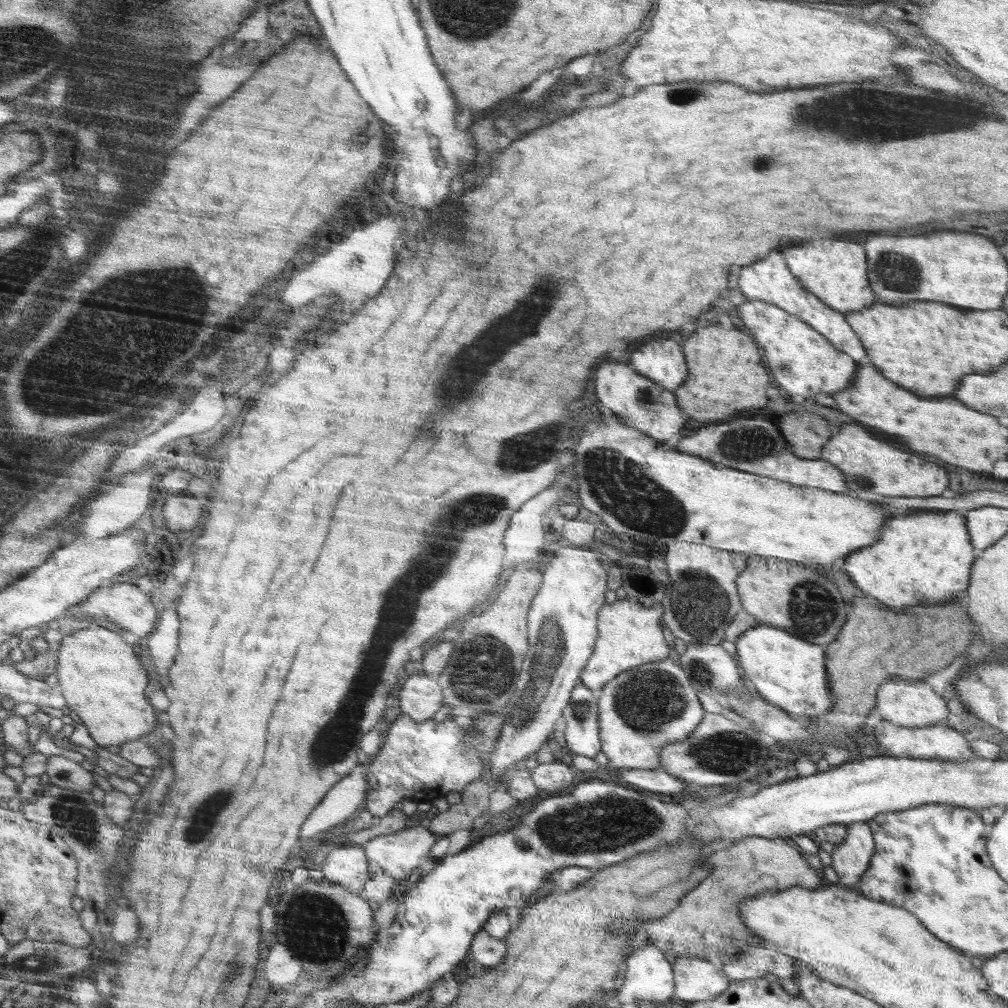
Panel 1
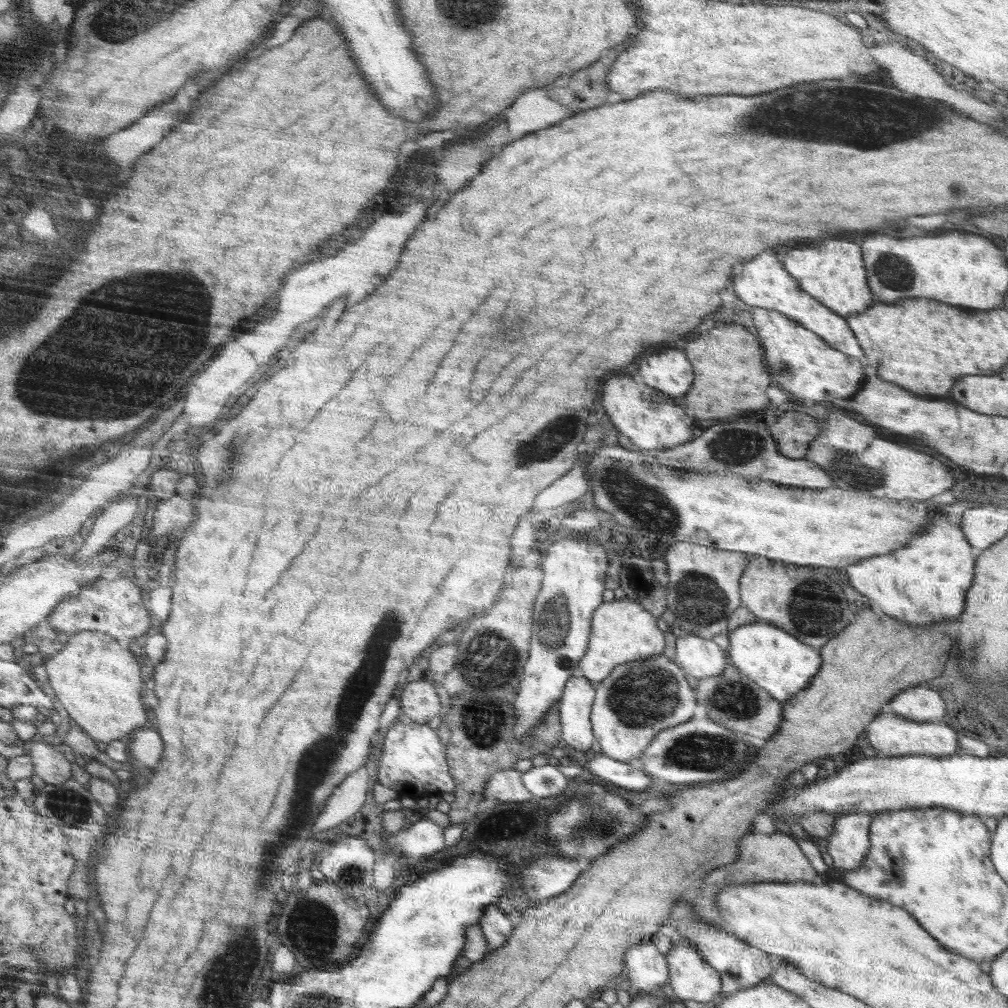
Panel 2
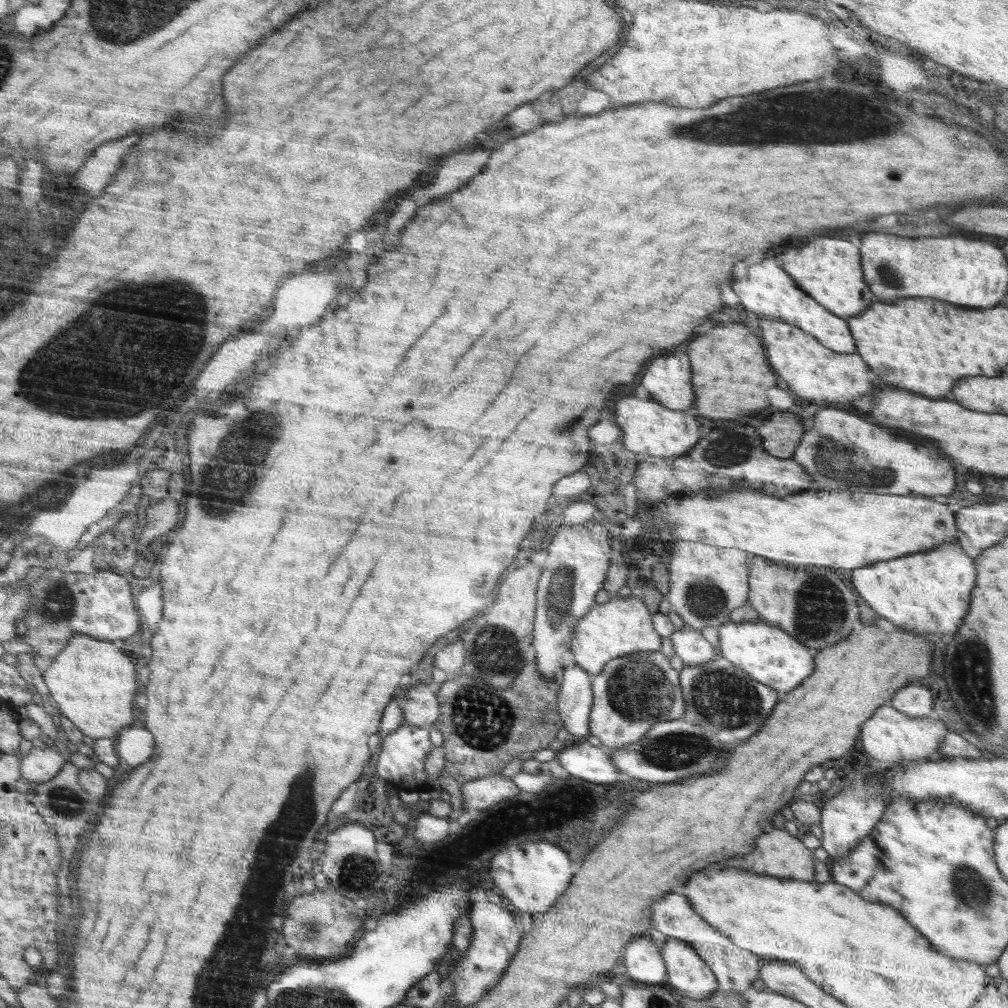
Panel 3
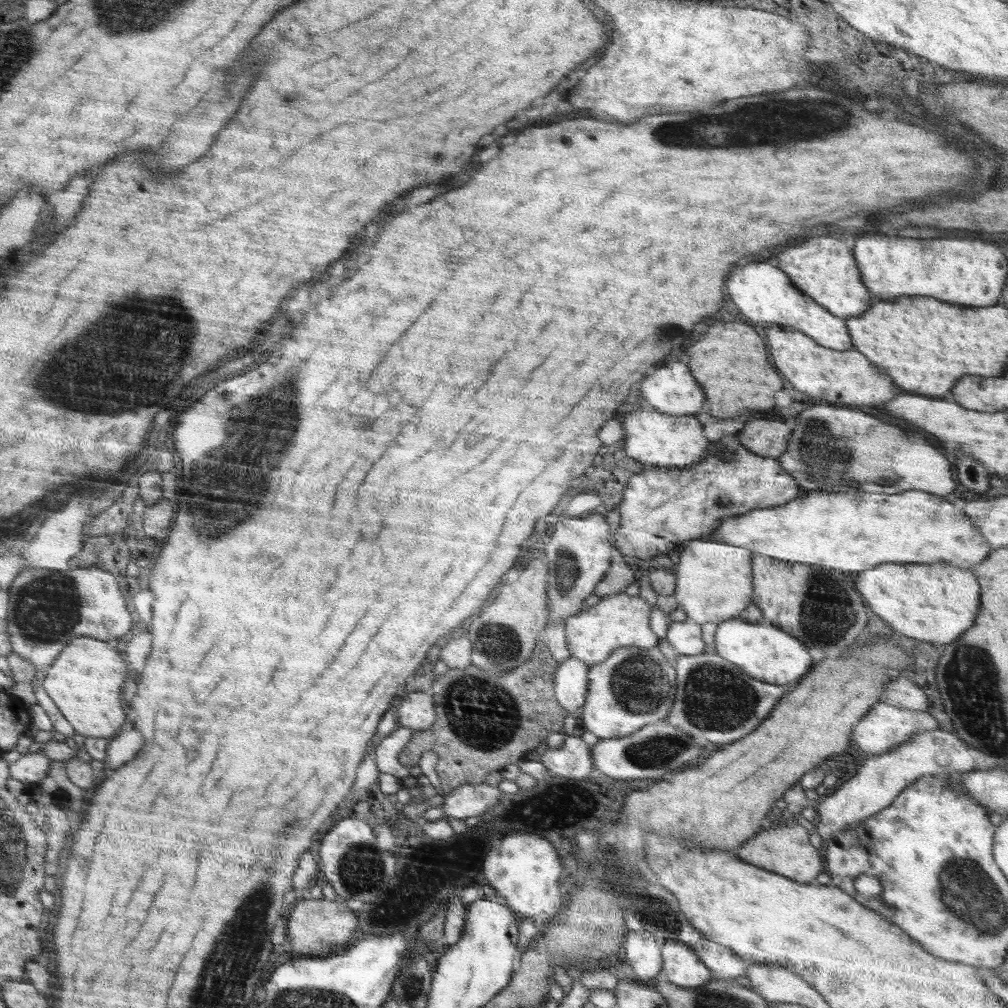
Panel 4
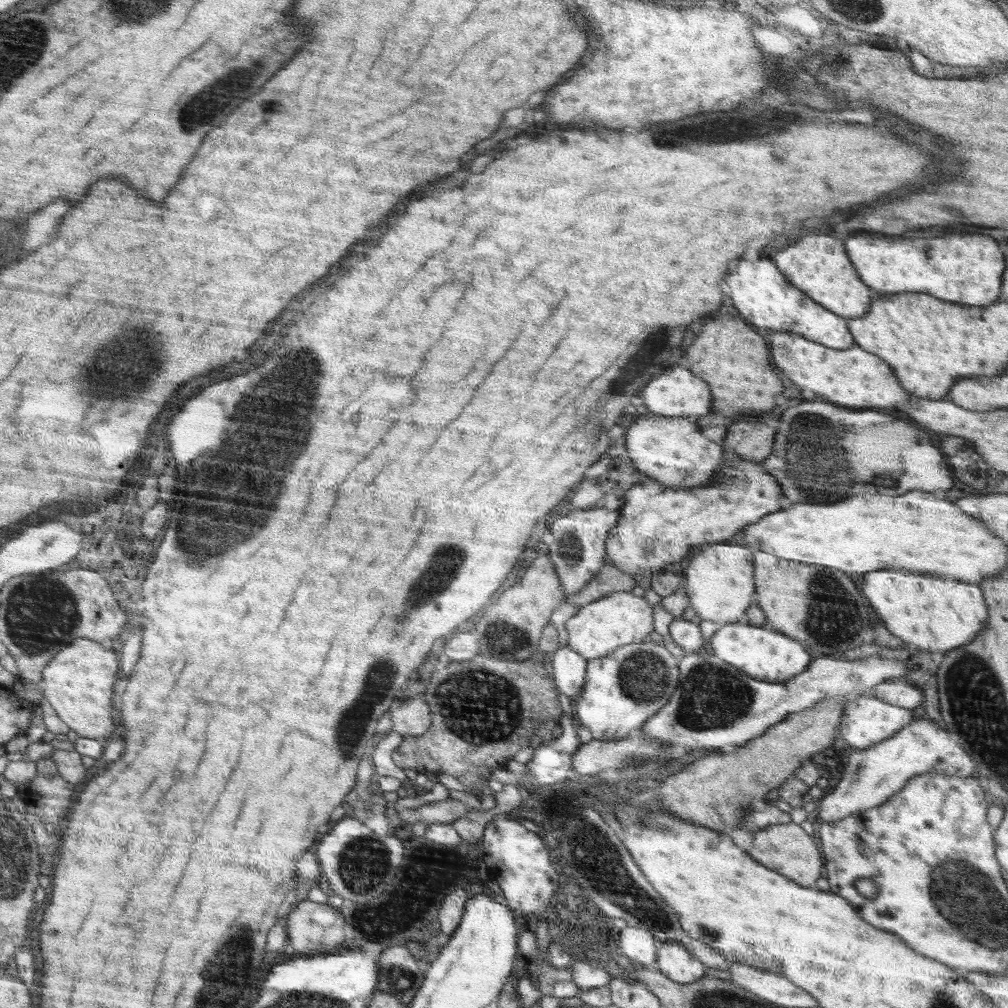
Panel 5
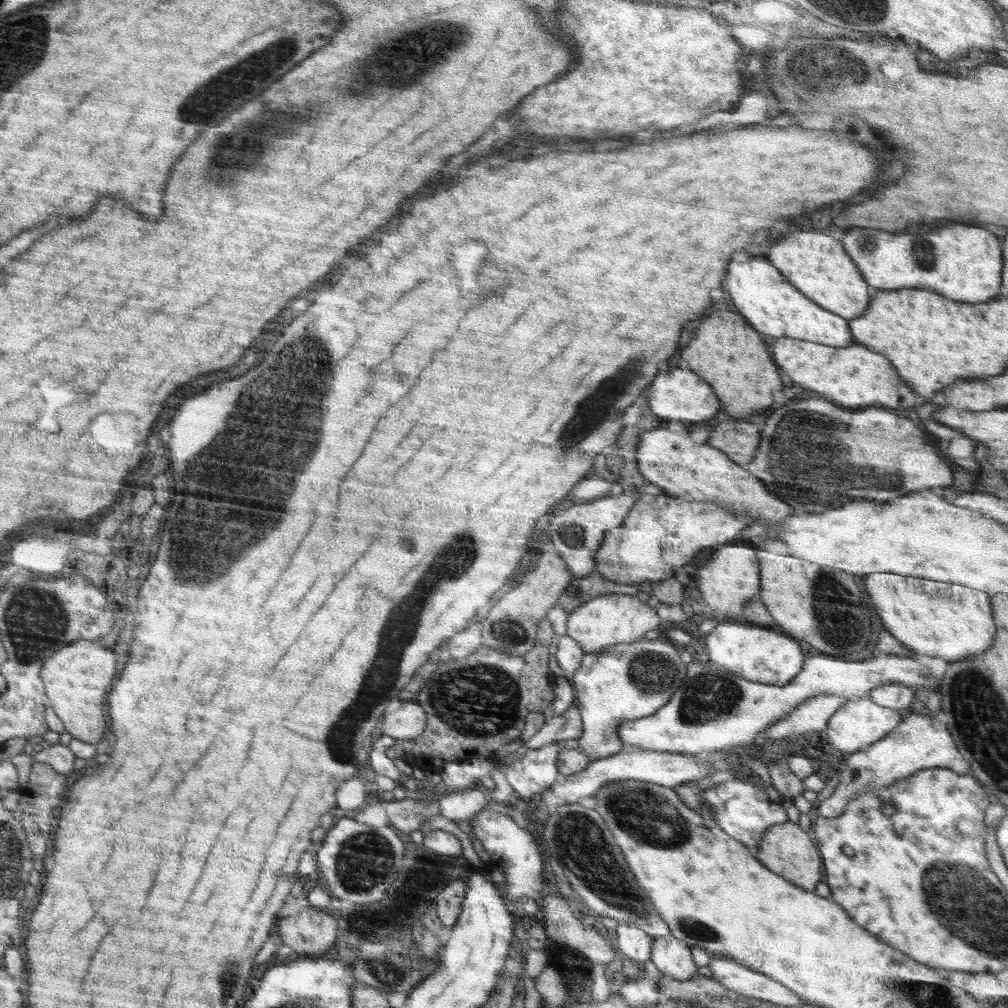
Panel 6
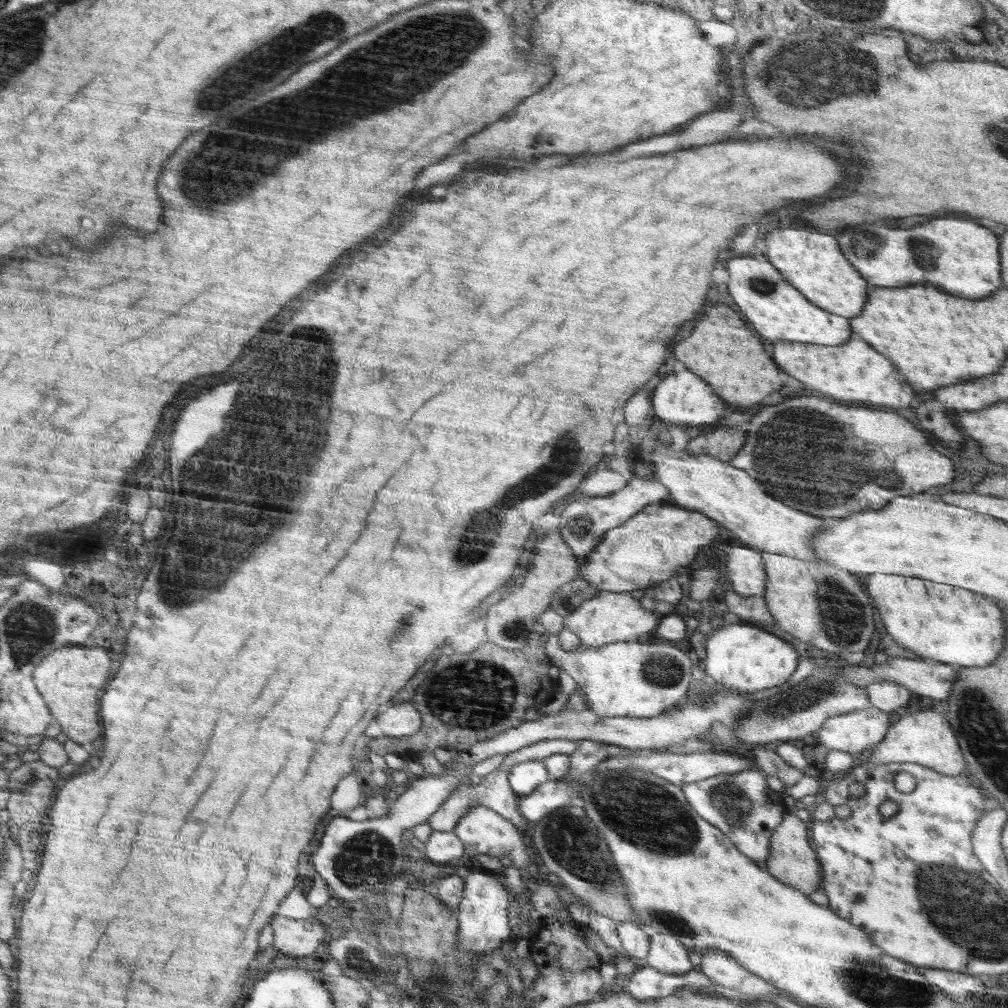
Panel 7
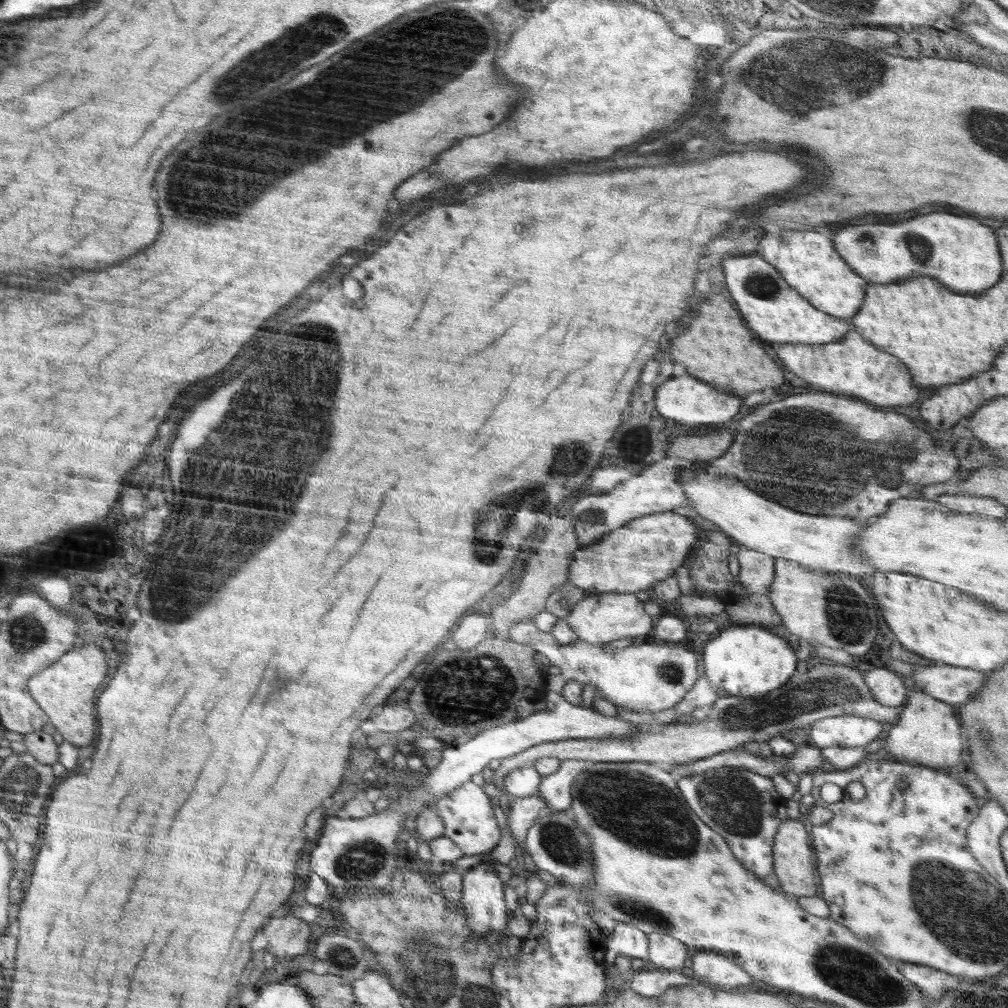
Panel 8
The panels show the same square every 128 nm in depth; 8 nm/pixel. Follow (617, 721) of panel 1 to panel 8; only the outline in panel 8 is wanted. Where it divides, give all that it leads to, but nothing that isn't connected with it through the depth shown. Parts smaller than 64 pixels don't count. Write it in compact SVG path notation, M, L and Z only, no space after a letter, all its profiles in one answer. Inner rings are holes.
M533 618L516 622L508 630L509 640L531 645L550 661L552 667L558 668L562 678L594 686L596 695L624 710L657 713L674 707L700 678L697 655L670 641L650 644L640 640L623 649L612 649L609 644L592 645L580 639L565 645L558 643L551 632L538 630L534 624ZM568 759L563 761L560 768L554 772L542 777L539 784L540 797L547 803L546 812L567 810L572 803L572 784L576 778L586 770L588 761Z

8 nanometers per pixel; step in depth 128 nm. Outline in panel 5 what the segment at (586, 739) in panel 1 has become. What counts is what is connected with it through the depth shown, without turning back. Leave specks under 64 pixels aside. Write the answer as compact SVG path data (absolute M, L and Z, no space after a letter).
M568 644L555 647L552 659L555 689L574 701L576 694L587 682L587 660L574 652Z

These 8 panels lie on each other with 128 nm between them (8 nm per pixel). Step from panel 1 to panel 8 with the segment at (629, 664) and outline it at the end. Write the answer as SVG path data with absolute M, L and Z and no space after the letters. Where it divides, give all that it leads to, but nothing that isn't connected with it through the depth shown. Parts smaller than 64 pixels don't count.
M598 592L587 596L572 607L564 619L580 640L592 645L606 645L628 637L642 640L656 623L656 619L644 611L644 603L634 593Z

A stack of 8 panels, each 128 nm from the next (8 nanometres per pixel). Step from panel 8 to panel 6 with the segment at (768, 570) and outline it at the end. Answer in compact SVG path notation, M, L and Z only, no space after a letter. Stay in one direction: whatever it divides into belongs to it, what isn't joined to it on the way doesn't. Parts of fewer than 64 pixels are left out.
M752 542L743 546L742 544L722 545L717 548L710 560L691 568L692 582L698 586L704 600L702 604L712 610L712 616L724 616L724 618L740 616L746 602L759 595L760 568L756 550L757 546Z

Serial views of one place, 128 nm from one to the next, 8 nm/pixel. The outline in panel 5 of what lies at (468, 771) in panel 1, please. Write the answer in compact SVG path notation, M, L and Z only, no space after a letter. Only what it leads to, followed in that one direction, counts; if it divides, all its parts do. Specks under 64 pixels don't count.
M391 731L386 736L379 737L373 749L368 752L378 777L393 776L402 782L407 778L403 769L395 762L396 750L402 740L402 734Z

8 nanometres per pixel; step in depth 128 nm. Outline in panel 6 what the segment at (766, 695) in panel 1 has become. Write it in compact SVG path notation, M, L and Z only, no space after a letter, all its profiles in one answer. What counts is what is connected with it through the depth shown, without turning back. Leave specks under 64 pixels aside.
M726 621L718 623L701 638L708 649L710 662L749 681L784 686L800 672L805 662L796 639L778 634L770 626L746 626Z

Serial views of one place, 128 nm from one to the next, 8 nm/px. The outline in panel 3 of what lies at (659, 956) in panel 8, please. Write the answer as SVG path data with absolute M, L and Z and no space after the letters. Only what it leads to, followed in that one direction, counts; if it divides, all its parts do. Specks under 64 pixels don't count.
M668 937L661 949L666 965L666 982L680 998L708 999L718 989L717 978L687 942Z

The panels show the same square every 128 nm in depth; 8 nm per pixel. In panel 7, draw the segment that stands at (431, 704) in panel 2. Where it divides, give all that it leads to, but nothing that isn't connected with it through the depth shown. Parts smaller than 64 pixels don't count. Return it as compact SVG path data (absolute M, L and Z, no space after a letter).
M412 704L387 705L376 716L378 726L384 736L402 738L412 736L422 728L422 718Z

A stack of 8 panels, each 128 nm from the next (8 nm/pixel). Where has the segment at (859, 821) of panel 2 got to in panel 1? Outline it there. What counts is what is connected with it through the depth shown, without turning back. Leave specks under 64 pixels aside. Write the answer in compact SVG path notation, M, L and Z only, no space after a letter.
M867 822L848 825L844 842L834 846L831 866L838 876L839 885L856 889L862 874L868 870L875 851L873 834Z

